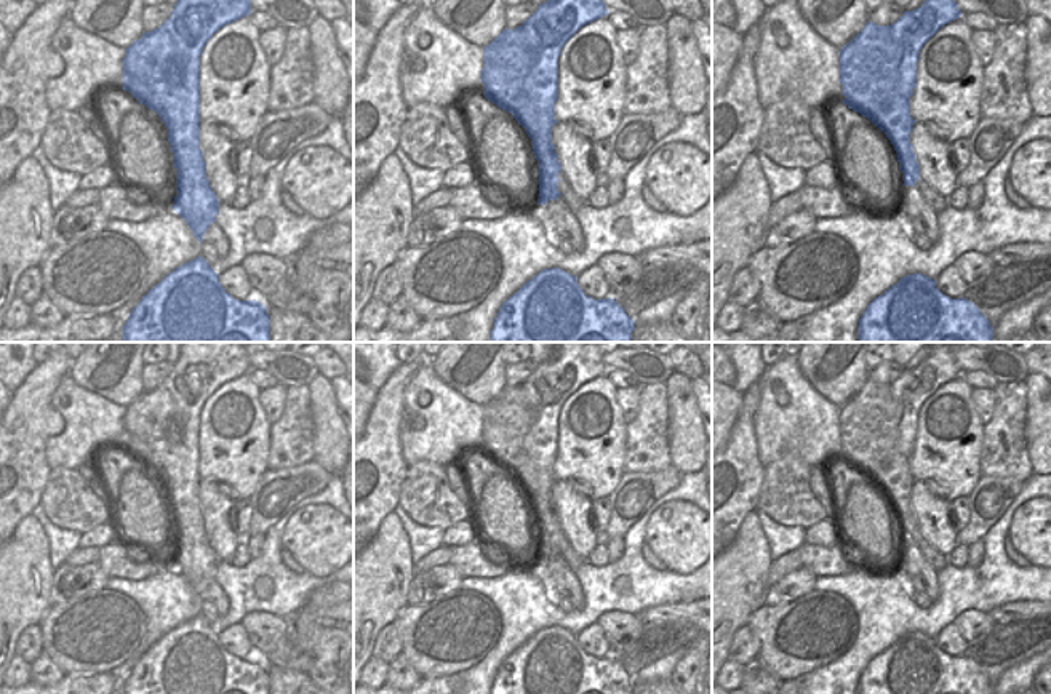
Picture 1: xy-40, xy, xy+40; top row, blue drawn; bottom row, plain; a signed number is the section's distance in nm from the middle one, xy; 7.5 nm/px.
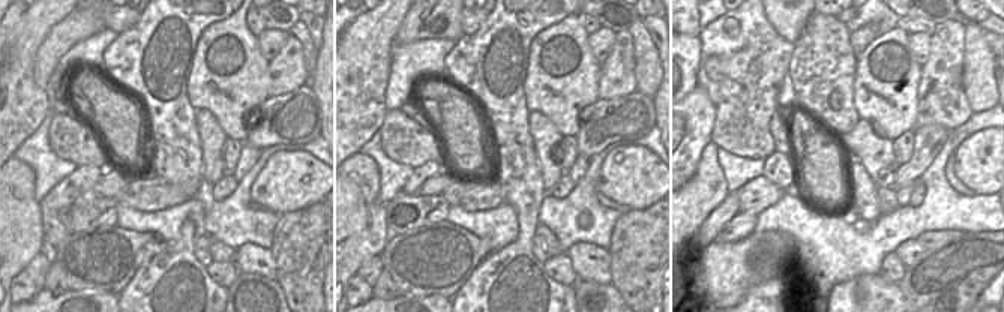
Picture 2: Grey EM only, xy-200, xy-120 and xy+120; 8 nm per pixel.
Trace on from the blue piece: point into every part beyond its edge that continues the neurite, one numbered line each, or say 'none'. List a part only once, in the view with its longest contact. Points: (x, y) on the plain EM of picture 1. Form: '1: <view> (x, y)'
none

